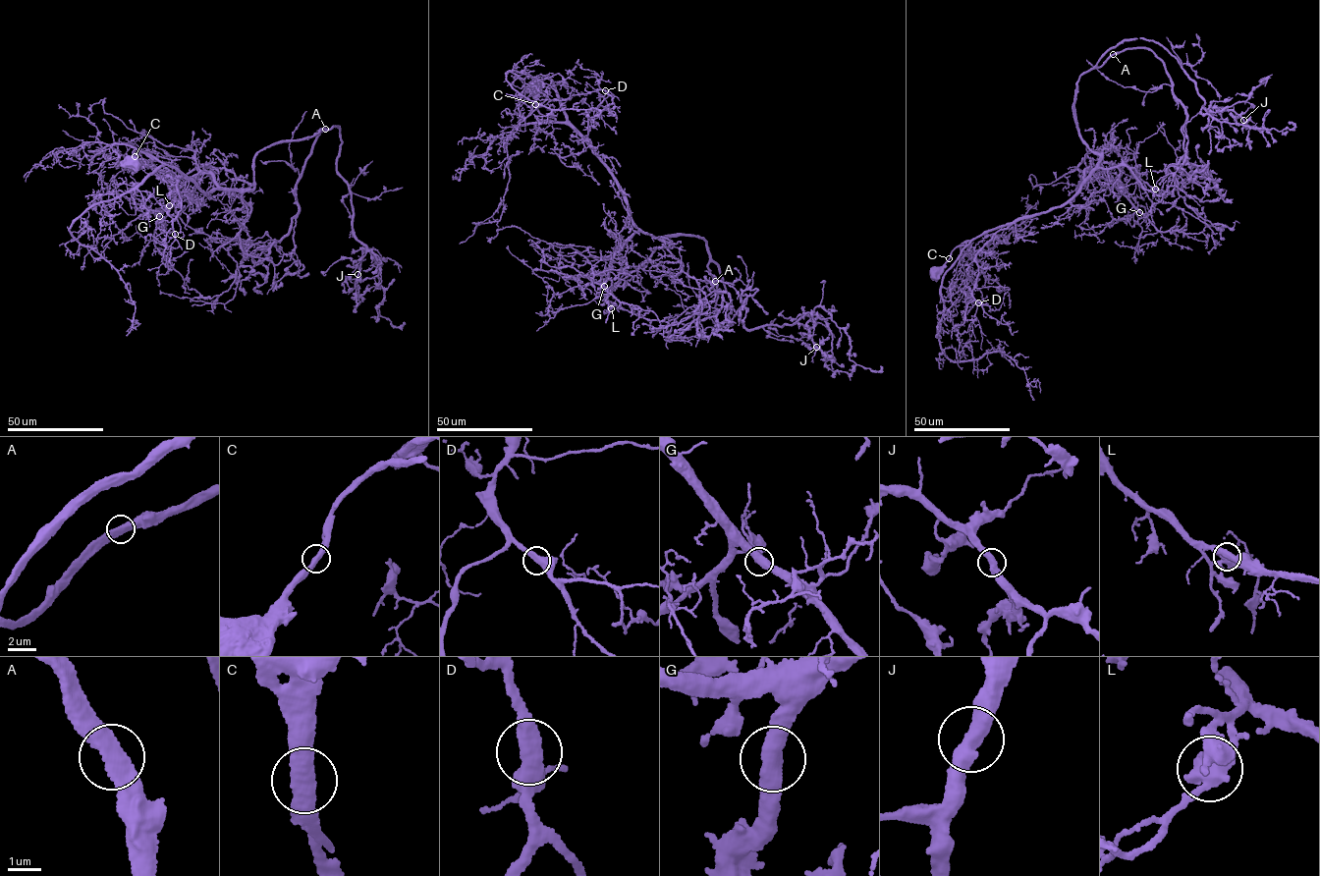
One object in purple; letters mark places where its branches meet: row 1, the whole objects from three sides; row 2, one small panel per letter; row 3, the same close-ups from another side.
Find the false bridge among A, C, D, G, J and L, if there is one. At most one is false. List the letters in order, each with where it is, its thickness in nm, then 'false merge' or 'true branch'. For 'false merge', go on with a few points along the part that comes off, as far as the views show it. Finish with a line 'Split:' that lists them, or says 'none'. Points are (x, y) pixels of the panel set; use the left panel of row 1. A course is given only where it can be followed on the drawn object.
A: place (325, 129); calibre 460 nm; true branch
C: place (135, 156); calibre 480 nm; true branch
D: place (175, 234); calibre 480 nm; true branch
G: place (159, 216); calibre 480 nm; true branch
J: place (357, 274); calibre 480 nm; true branch
L: place (169, 205); calibre 480 nm; true branch
Split: none

